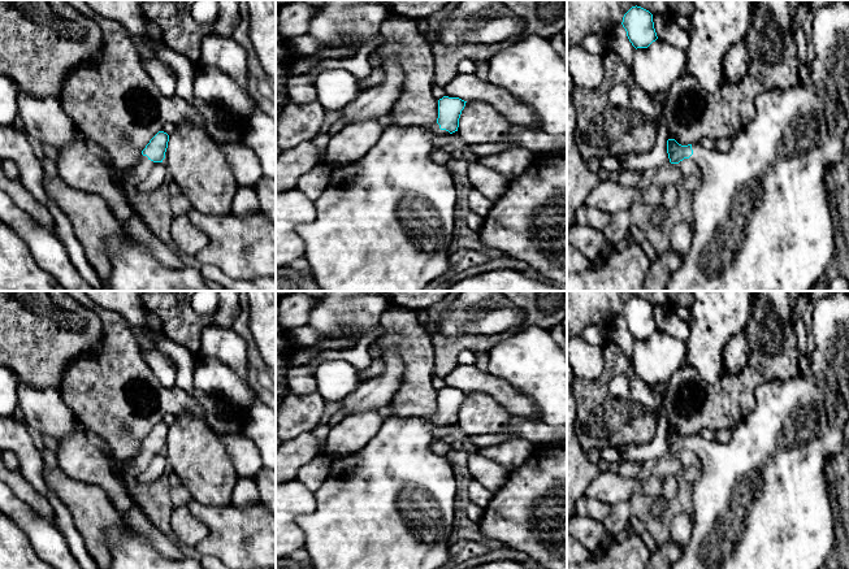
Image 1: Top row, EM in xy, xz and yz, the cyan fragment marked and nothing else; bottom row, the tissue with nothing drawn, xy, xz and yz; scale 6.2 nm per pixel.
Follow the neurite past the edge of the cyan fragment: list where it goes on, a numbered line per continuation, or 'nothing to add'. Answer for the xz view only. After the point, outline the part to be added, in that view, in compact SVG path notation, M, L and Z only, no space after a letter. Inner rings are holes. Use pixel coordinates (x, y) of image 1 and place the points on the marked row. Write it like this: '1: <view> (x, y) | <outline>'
1: xz (385, 222) | M386 123L380 140L359 161L332 168L332 175L325 191L315 200L316 218L311 223L302 223L296 233L304 242L304 257L309 262L309 272L321 291L423 291L426 284L439 278L451 269L449 255L455 239L458 225L458 192L456 178L443 165L432 161L429 155L436 151L432 139L450 134L441 130L438 123L430 126L403 127Z

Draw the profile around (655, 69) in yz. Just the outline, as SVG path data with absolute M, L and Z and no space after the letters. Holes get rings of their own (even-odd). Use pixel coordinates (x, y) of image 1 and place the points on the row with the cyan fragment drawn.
M658 38L647 48L634 49L631 69L634 83L663 100L685 73L686 52Z

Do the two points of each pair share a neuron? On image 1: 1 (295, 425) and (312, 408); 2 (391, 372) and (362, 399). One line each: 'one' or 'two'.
1: one
2: one

